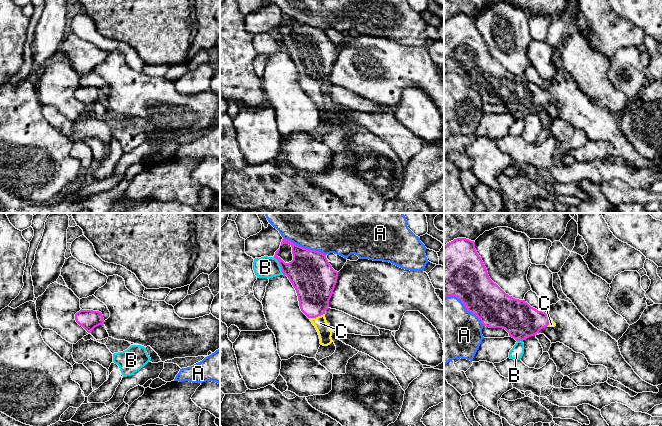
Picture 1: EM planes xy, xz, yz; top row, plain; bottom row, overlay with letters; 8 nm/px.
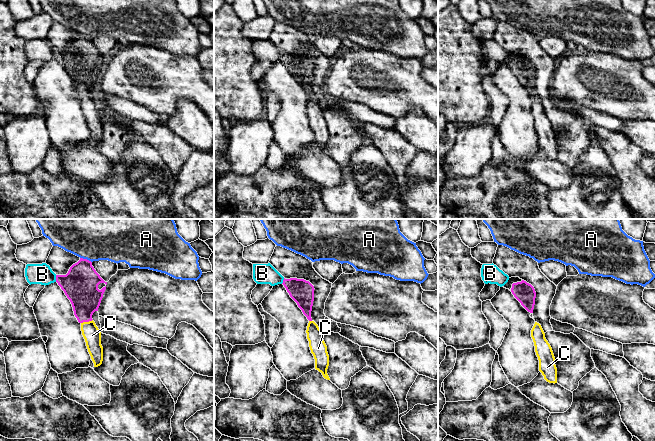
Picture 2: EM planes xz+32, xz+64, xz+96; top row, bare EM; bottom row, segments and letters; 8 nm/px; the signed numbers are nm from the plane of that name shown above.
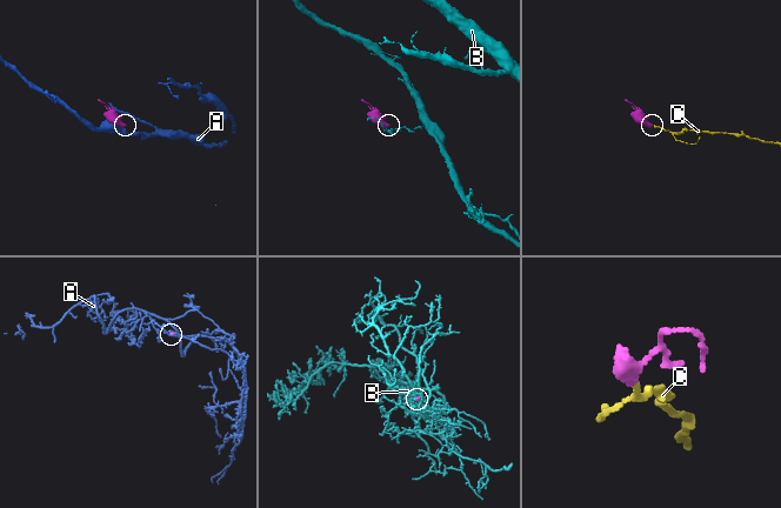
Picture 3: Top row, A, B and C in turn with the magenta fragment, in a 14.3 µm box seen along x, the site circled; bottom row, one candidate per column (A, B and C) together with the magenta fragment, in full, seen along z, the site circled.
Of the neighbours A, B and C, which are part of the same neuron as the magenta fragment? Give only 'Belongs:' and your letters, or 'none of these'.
Belongs: C

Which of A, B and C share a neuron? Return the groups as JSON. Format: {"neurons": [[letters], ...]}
{"neurons": [["A"], ["B"], ["C"]]}

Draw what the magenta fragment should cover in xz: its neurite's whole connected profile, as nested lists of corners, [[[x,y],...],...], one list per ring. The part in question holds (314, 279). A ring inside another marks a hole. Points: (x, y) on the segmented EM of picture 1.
[[[282,239],[281,245],[289,244],[292,247],[293,260],[285,263],[277,254],[280,248],[275,252],[274,258],[279,262],[283,275],[286,275],[296,290],[301,311],[310,319],[315,326],[320,344],[330,345],[332,341],[332,331],[329,329],[325,318],[325,311],[329,307],[329,300],[337,283],[338,272],[329,264],[326,255],[320,251],[309,250],[294,244],[293,242]]]

